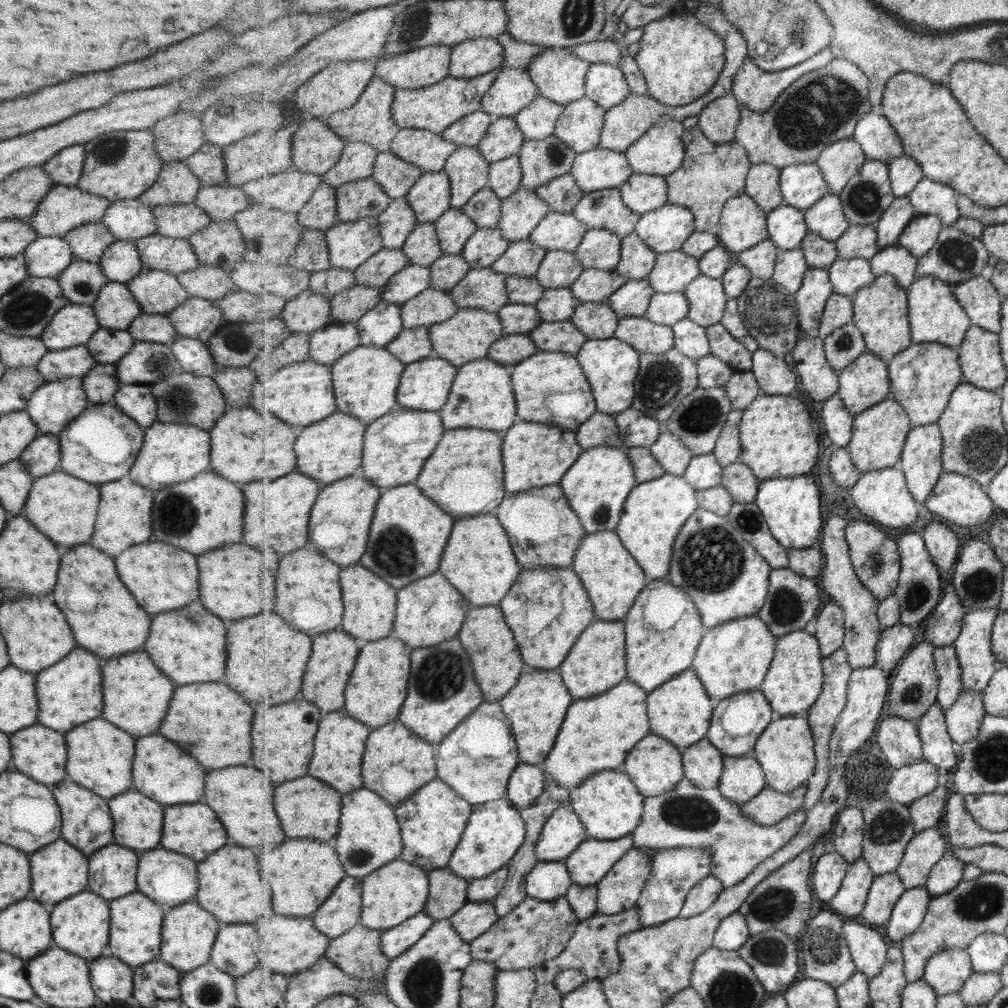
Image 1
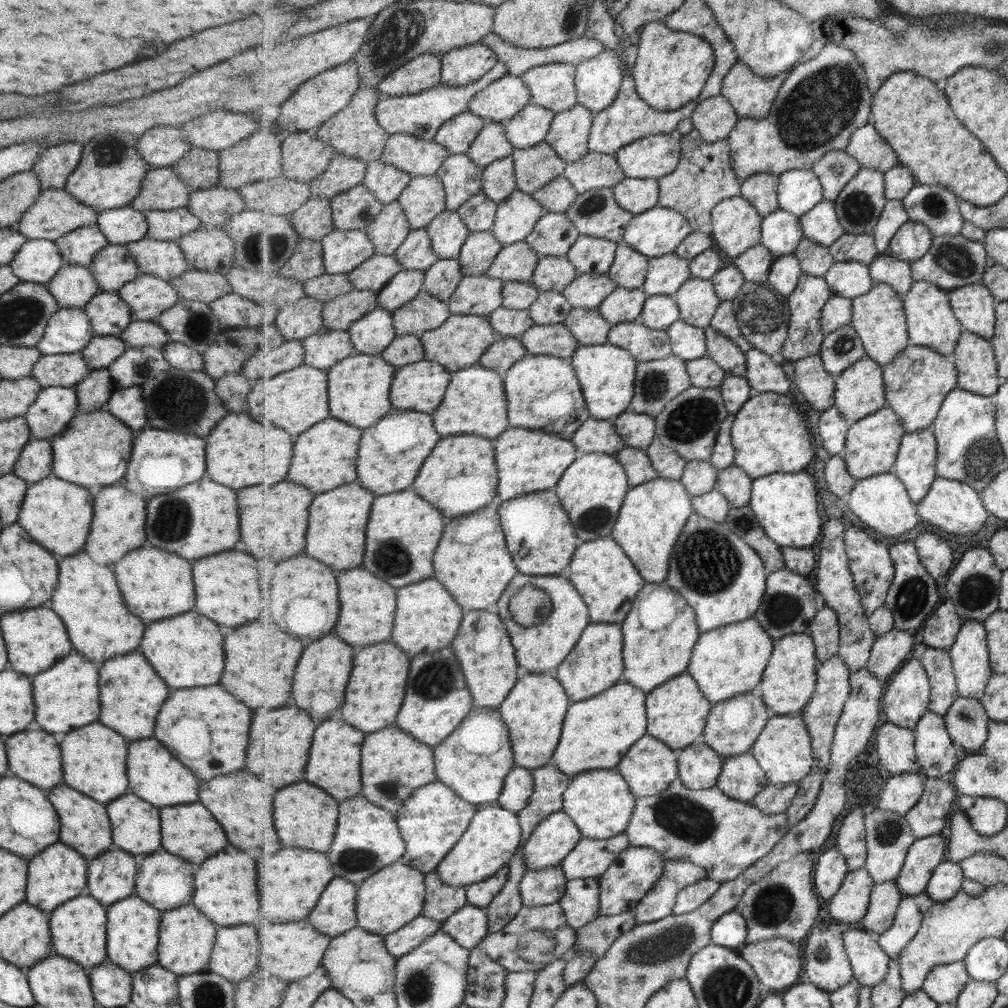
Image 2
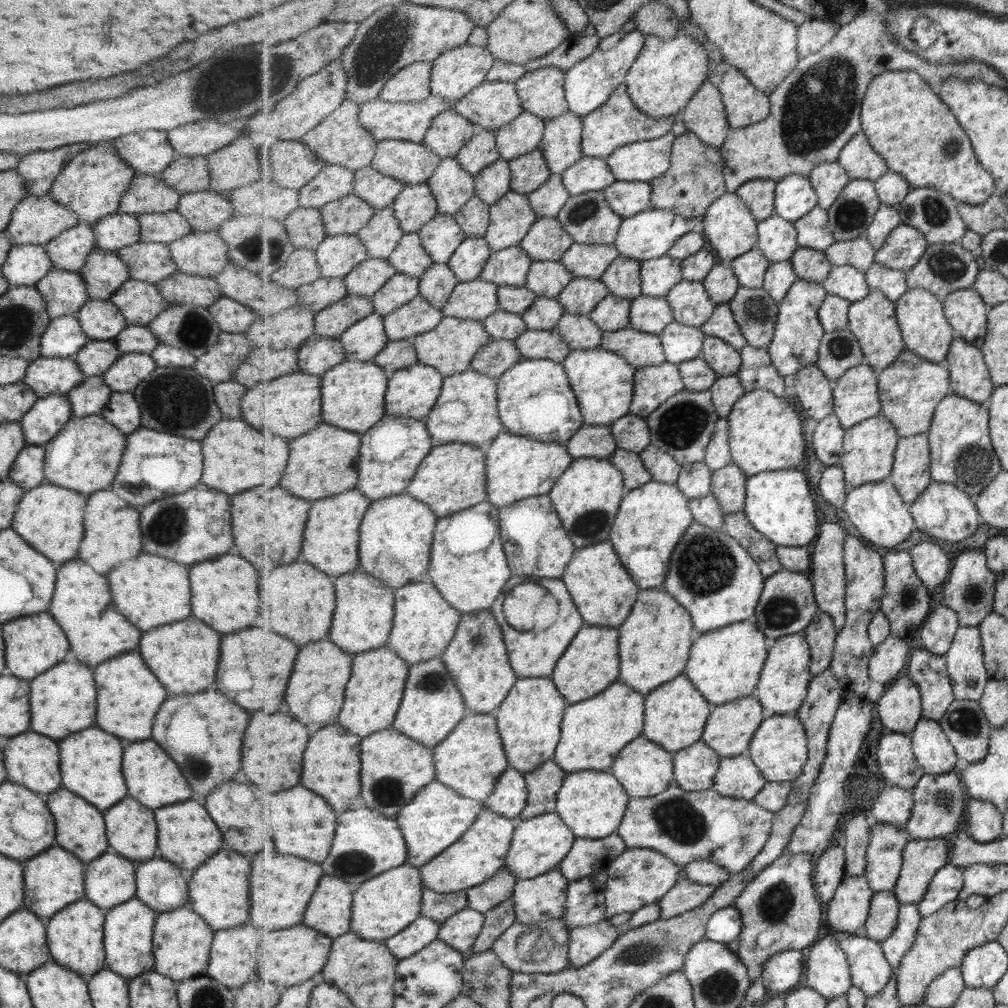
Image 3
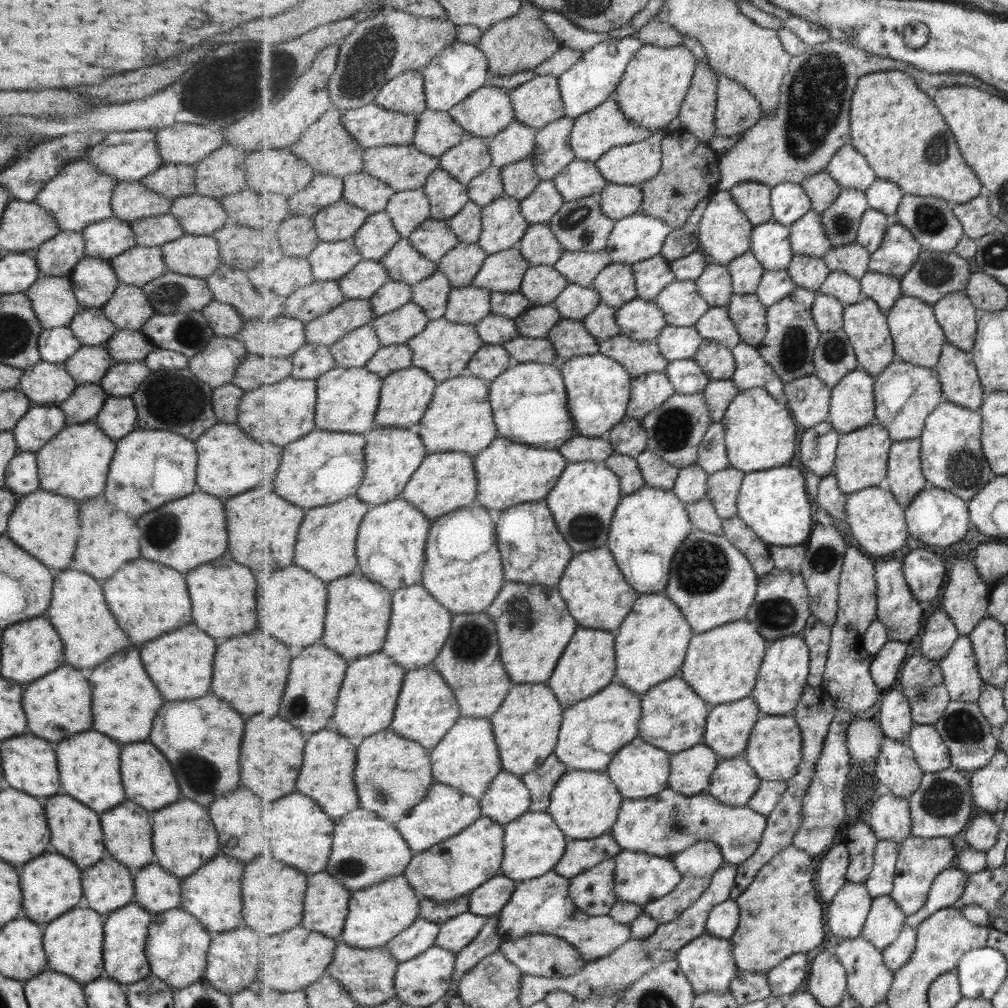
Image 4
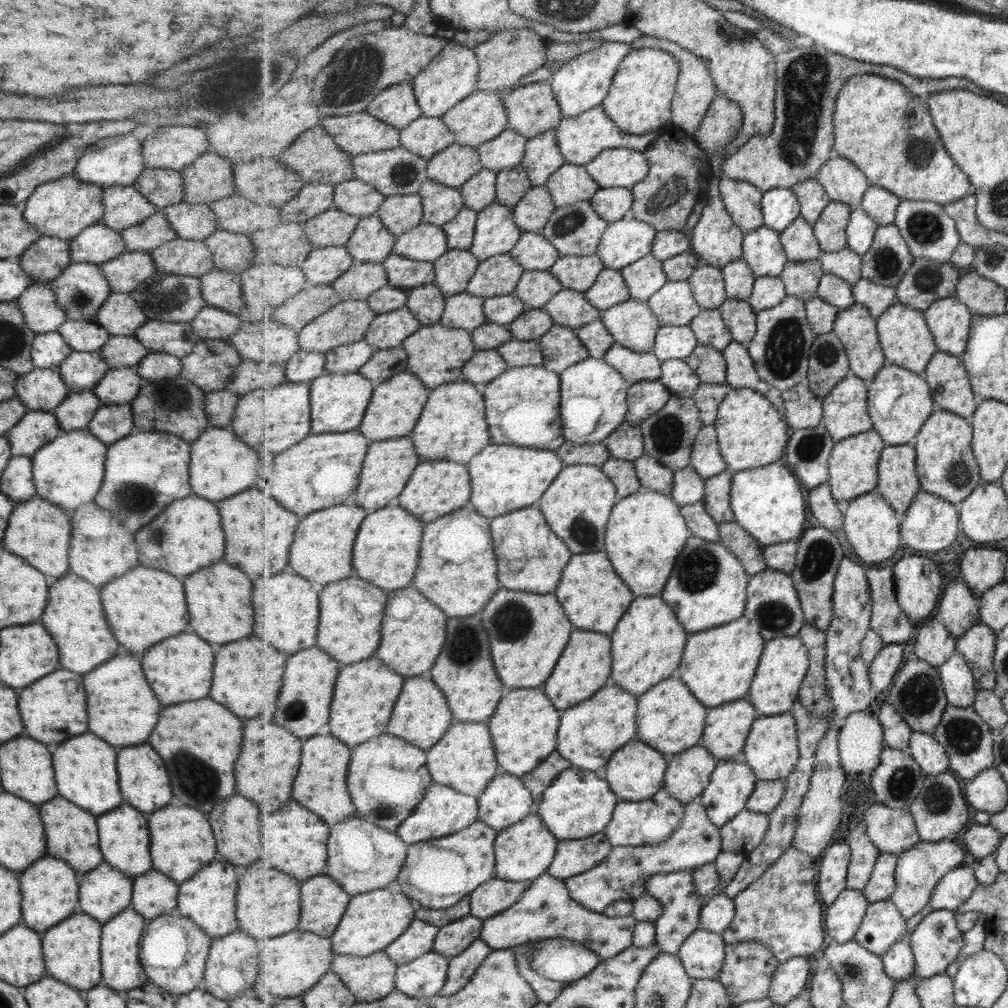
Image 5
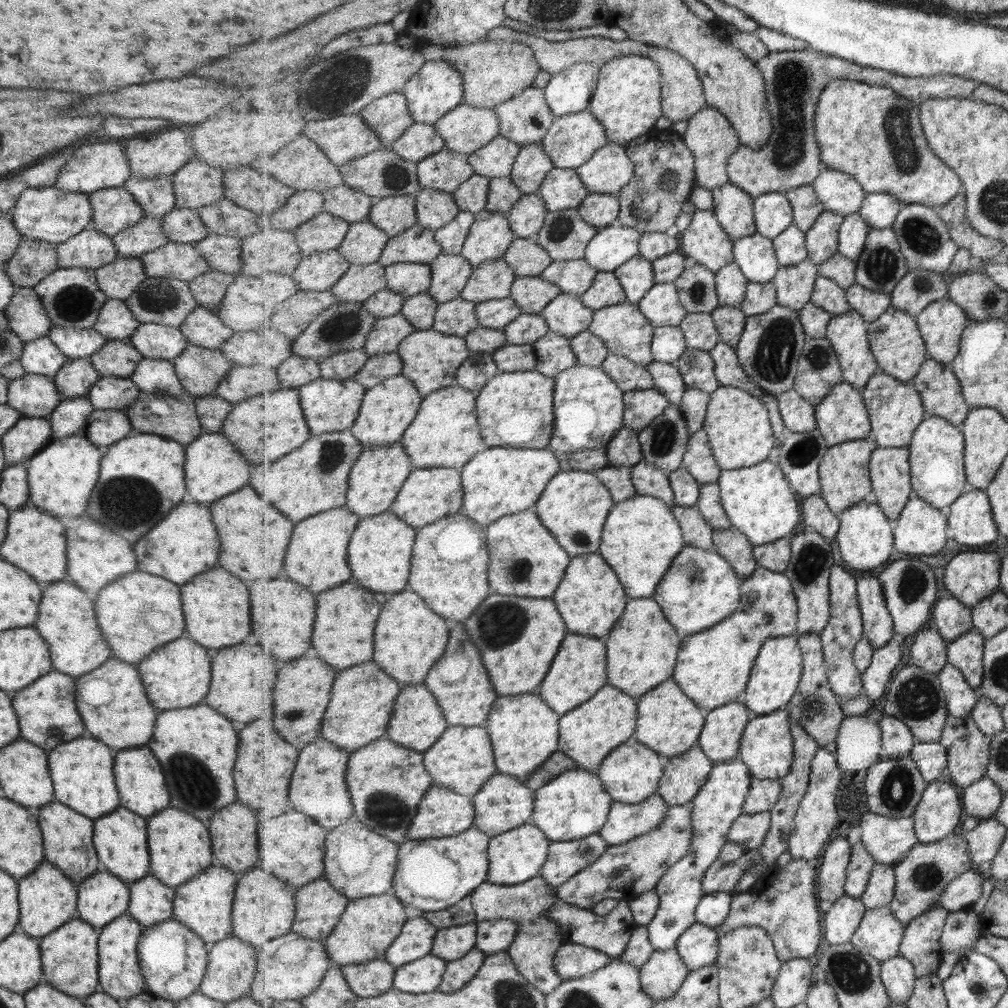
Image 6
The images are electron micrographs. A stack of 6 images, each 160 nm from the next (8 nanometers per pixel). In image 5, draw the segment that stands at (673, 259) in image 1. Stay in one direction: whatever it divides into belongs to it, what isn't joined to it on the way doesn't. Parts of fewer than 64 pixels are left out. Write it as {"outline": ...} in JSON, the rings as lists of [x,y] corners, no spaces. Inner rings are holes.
{"outline":[[[653,252],[621,271],[629,283],[631,299],[639,301],[649,302],[669,281],[663,268],[663,260],[655,258]]]}

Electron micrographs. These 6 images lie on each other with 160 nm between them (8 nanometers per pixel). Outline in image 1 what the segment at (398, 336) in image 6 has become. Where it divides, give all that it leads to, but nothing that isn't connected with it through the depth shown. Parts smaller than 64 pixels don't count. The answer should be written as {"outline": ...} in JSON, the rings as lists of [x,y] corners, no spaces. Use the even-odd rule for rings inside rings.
{"outline":[[[426,288],[417,297],[406,302],[402,307],[404,329],[416,327],[431,327],[439,322],[445,322],[459,310],[459,305],[450,293],[434,288]]]}

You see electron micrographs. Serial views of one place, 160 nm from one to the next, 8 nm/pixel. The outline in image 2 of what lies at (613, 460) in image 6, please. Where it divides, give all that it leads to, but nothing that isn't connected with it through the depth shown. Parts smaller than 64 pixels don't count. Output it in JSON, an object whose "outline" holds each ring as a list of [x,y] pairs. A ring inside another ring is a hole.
{"outline":[[[627,410],[613,420],[627,447],[646,449],[658,436],[655,417]]]}

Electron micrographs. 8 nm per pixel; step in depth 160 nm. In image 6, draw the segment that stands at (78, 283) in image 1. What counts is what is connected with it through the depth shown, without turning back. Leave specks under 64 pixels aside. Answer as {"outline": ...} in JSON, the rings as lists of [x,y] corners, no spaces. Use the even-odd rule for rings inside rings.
{"outline":[[[14,287],[13,294],[5,306],[3,313],[9,322],[9,330],[17,335],[19,340],[31,342],[37,338],[41,338],[48,333],[53,327],[47,318],[45,309],[39,300],[37,294],[32,288]]]}

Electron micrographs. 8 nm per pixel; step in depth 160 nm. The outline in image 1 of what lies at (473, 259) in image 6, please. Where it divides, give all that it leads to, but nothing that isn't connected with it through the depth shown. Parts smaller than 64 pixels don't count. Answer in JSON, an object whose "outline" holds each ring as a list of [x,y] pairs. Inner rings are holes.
{"outline":[[[522,187],[509,198],[502,199],[502,220],[498,227],[511,241],[525,240],[550,211],[547,201],[537,192]]]}

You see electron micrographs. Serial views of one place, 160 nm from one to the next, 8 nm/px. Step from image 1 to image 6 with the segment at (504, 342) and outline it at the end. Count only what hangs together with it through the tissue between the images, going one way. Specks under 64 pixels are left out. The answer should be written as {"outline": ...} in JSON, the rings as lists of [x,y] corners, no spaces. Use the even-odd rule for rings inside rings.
{"outline":[[[472,351],[470,357],[459,367],[456,384],[472,390],[478,396],[489,380],[500,373],[492,354]]]}

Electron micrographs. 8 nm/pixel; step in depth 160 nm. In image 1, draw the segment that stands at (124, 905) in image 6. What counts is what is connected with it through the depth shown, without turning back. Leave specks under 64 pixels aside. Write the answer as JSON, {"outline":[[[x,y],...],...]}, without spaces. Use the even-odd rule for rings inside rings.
{"outline":[[[113,842],[87,857],[87,890],[106,901],[136,891],[137,854]]]}

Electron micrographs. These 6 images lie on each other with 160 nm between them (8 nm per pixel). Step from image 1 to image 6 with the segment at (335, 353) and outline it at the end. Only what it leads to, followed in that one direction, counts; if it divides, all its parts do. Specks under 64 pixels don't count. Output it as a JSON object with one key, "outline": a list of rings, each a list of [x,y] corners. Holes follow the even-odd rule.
{"outline":[[[295,354],[278,368],[281,390],[298,389],[321,376],[322,369],[318,360]]]}

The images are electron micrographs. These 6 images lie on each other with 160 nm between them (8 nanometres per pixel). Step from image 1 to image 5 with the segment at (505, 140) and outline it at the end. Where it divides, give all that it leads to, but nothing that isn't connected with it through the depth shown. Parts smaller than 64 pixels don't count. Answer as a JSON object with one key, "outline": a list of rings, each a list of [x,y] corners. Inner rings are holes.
{"outline":[[[455,142],[429,159],[427,174],[430,180],[460,190],[483,167],[478,147]]]}

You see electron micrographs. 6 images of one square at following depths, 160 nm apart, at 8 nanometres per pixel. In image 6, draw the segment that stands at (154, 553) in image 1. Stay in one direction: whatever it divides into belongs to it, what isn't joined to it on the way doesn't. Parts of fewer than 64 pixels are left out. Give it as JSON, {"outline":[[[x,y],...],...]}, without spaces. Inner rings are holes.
{"outline":[[[131,572],[107,584],[103,592],[99,590],[93,610],[101,636],[111,650],[111,656],[127,664],[141,662],[157,646],[179,638],[183,632],[183,616],[177,586],[145,572]],[[145,614],[153,614],[157,626],[151,626],[151,622],[145,620]]]}

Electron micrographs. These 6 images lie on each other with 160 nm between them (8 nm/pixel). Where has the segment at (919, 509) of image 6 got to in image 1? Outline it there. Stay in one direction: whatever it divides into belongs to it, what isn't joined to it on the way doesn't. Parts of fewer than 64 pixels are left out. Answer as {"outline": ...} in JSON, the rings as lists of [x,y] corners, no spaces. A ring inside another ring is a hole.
{"outline":[[[944,471],[935,490],[923,505],[923,510],[935,512],[935,515],[945,518],[954,525],[978,527],[989,520],[989,516],[995,512],[995,505],[987,489],[975,482],[974,478],[969,478],[965,474]]]}

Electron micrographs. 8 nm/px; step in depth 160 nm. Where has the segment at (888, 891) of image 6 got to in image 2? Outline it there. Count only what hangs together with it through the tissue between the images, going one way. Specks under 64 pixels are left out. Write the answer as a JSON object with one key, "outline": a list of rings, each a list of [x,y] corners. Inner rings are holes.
{"outline":[[[875,809],[867,810],[865,818],[868,848],[865,867],[870,871],[876,884],[895,881],[899,873],[902,872],[911,845],[918,837],[914,834],[908,818],[902,814]]]}

